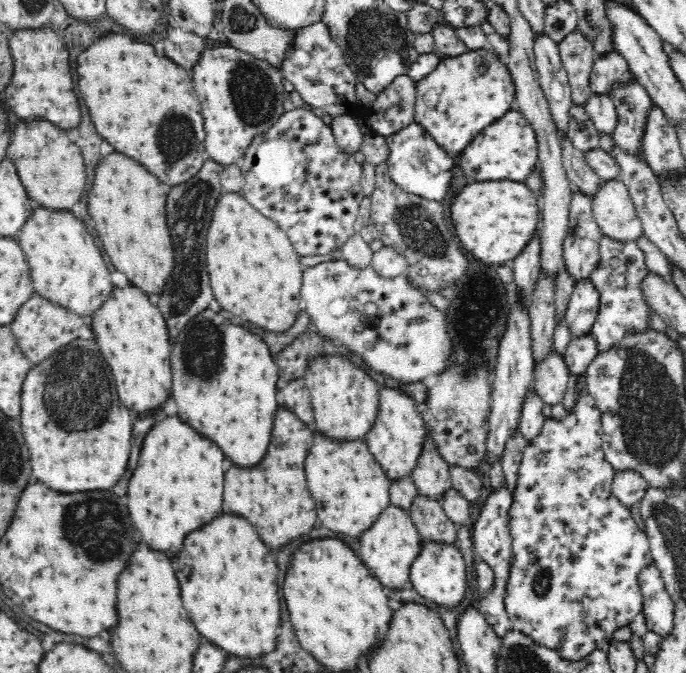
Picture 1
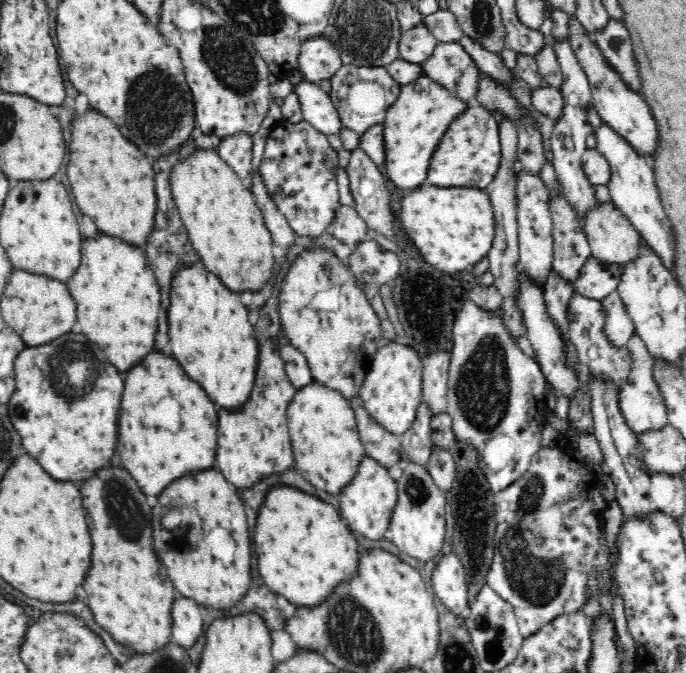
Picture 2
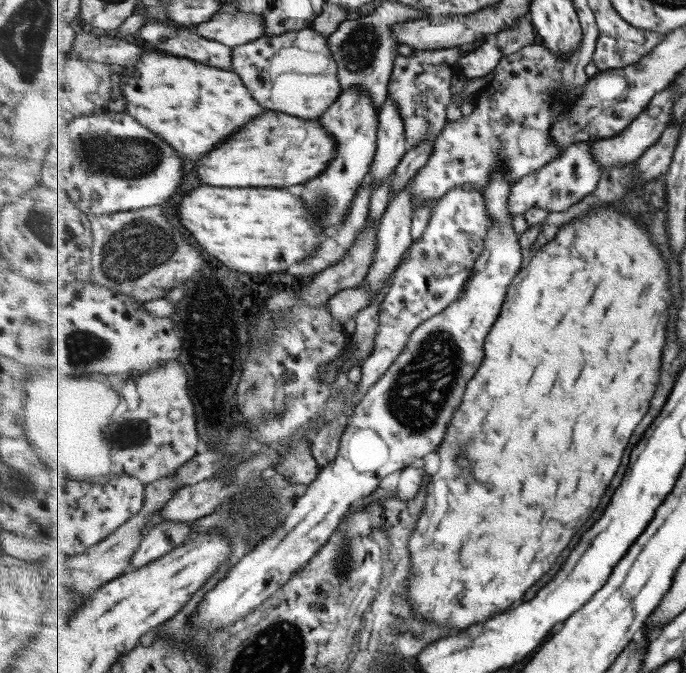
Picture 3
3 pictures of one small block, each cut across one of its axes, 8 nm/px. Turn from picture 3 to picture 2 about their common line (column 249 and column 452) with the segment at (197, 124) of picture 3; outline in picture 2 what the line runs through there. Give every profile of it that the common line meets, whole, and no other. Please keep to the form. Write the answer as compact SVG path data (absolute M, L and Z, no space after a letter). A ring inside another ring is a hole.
M422 75L410 84L401 85L398 99L388 108L383 133L387 162L384 172L399 189L418 188L424 184L430 168L432 154L448 130L471 105L460 98L455 89L444 88L442 84Z

